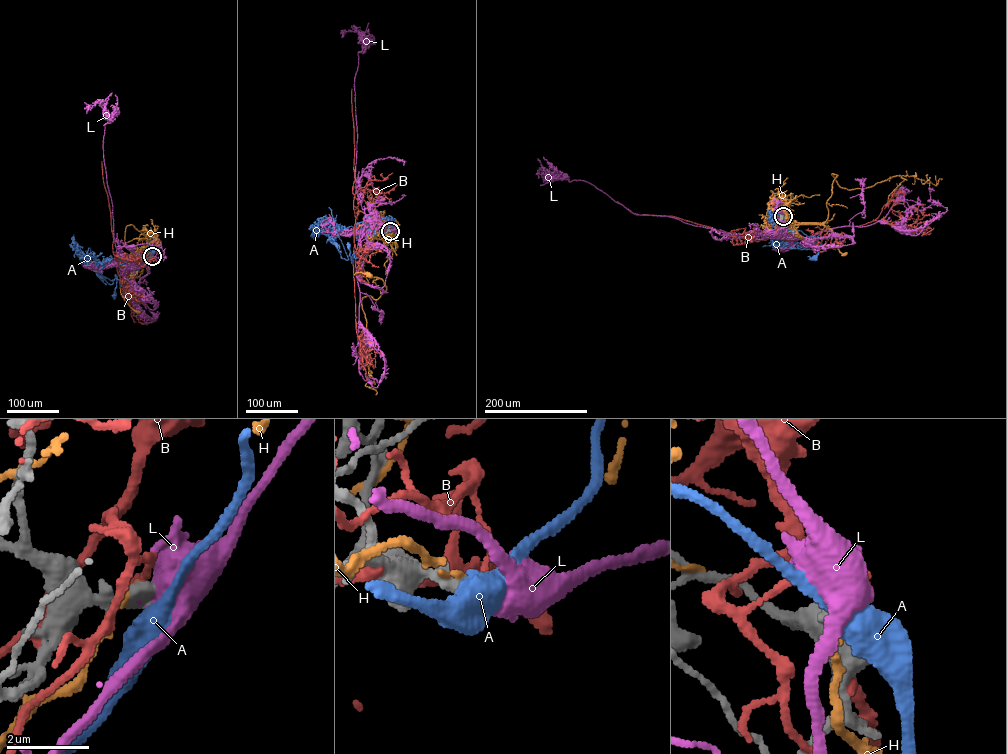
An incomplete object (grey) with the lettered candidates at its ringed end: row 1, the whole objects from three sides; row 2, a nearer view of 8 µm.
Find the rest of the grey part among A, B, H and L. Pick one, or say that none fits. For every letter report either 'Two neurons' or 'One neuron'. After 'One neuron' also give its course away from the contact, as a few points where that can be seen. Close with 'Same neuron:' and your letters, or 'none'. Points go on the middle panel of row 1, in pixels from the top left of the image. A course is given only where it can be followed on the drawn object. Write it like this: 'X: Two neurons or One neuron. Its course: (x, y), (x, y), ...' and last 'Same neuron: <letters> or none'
A: Two neurons
B: Two neurons
H: Two neurons
L: One neuron. Its course: (390, 231), (396, 227), (364, 219), (356, 192), (354, 84), (364, 42), (358, 32), (347, 31), (342, 38)
Same neuron: L

